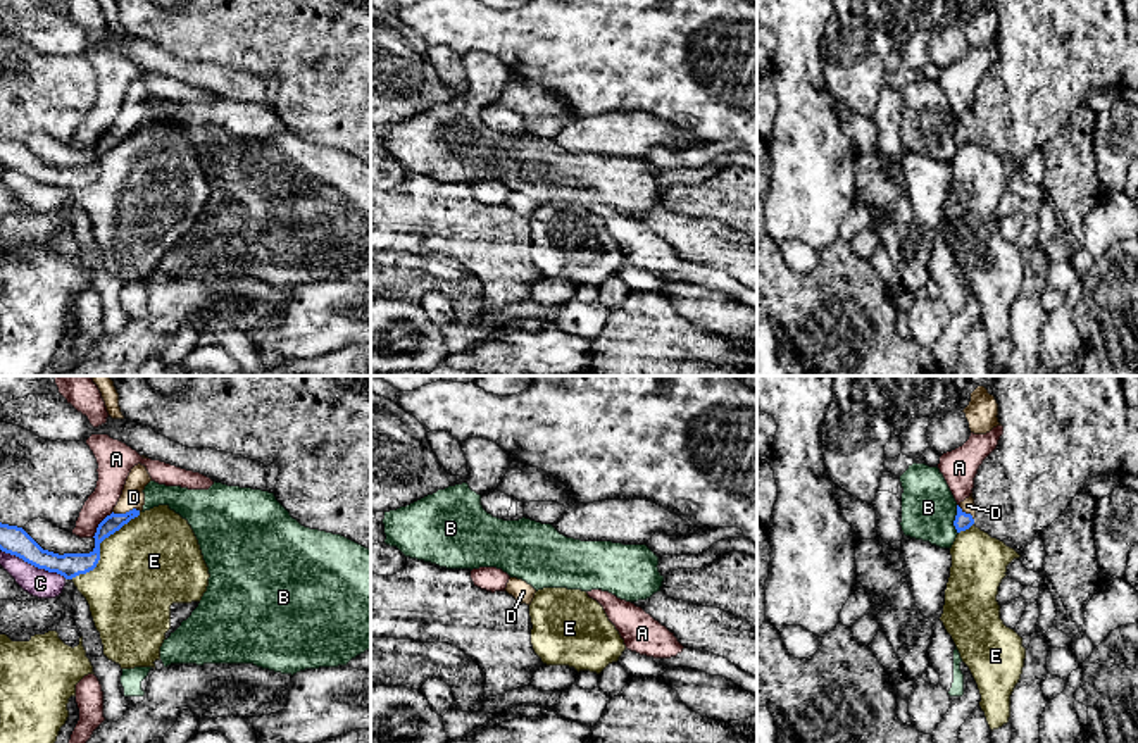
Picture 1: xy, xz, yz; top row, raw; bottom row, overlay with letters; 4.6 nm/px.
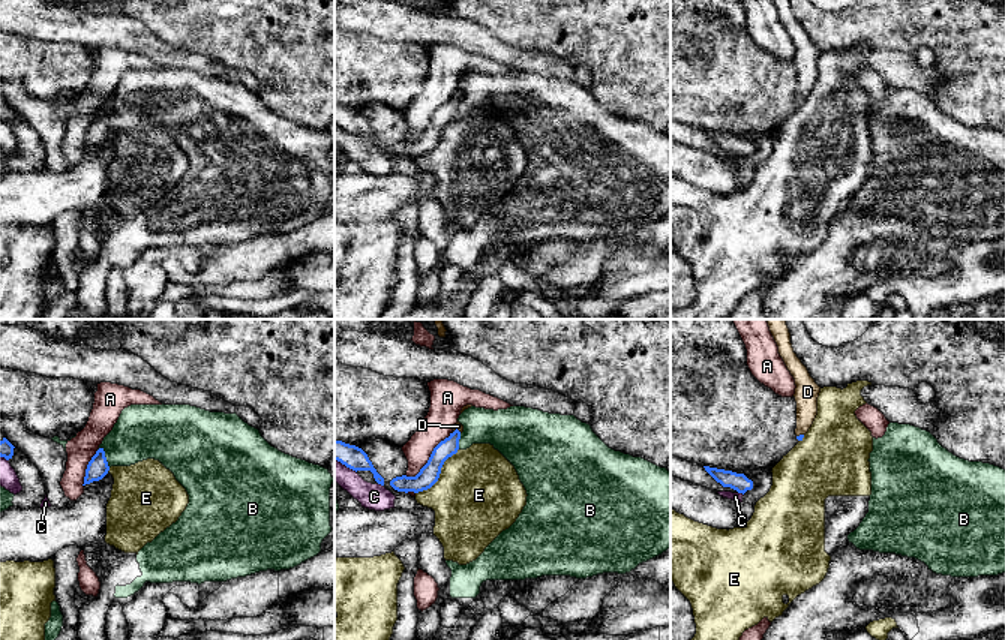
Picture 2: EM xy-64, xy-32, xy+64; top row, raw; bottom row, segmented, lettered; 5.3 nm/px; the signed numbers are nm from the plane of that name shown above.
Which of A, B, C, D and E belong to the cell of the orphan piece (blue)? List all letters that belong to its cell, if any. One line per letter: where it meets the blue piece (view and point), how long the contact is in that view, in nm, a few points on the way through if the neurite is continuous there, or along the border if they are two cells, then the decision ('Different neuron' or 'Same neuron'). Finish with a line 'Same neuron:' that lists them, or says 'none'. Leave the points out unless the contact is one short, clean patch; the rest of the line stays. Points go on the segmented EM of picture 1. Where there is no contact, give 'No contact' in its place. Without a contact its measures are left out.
A: Touches blue at xy (99, 524). Shared border 160 nm. Boundary: xy (112, 512), (99, 524), (92, 536). Different neuron
B: Touches blue at yz (956, 519). Shared border 140 nm. Boundary: yz (956, 505), (954, 528), (957, 533). Different neuron
C: Touches blue at xy (35, 566). Shared border 340 nm. Different neuron
D: Touches blue at xy (126, 512). Shared border 140 nm. Path across: xy (112, 523), (126, 512), (133, 497). Same neuron
E: Touches blue at xy (99, 547). Shared border 440 nm. Boundary: xy (140, 512), (100, 543), (100, 559), (92, 569), (71, 578). Different neuron
Same neuron: D

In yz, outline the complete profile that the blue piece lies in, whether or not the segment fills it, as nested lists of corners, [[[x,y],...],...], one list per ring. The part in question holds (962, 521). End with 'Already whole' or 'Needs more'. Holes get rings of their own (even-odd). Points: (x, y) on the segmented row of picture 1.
[[[971,493],[969,498],[966,498],[957,505],[957,515],[954,521],[957,533],[969,529],[974,524],[974,517],[976,517],[976,505]]]. Needs more

